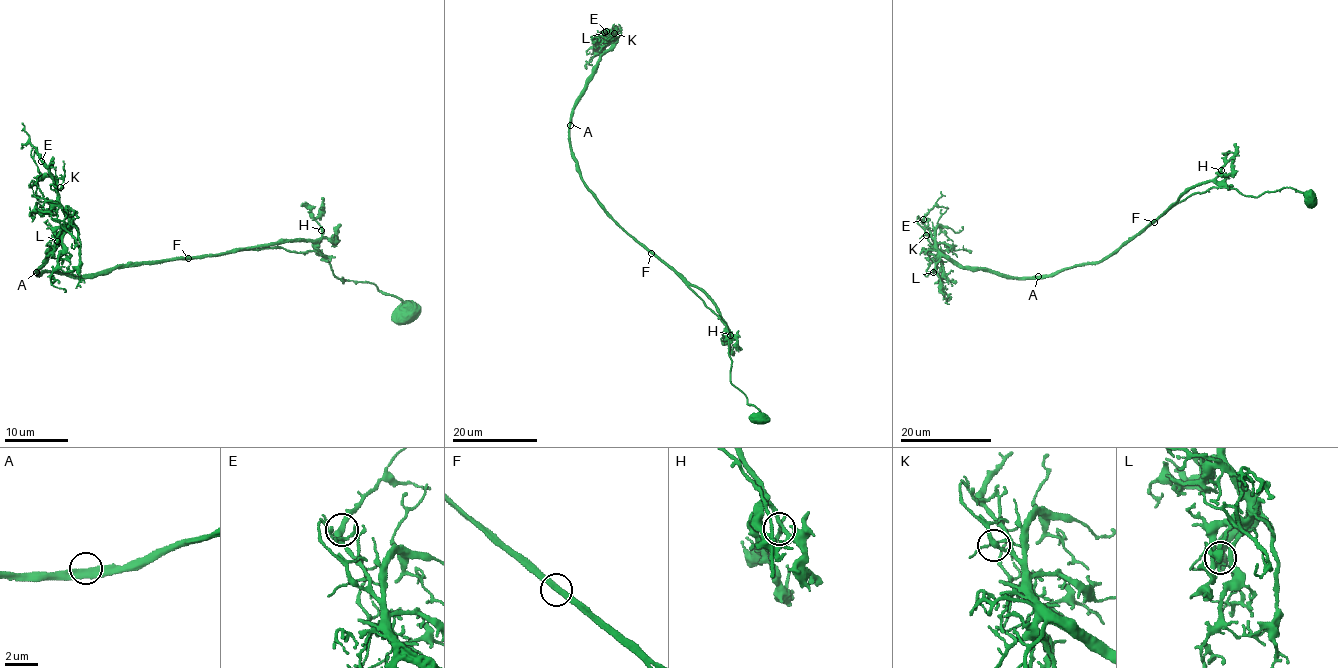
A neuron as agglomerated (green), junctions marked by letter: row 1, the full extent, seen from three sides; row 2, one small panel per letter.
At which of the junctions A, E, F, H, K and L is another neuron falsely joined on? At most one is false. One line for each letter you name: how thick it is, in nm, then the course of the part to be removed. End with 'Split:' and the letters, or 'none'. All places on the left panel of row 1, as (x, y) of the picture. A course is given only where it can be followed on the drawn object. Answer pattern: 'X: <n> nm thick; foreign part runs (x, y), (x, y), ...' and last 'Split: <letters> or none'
Split: none

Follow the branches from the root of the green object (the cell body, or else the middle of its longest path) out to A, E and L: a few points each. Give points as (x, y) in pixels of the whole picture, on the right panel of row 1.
A: (1309, 198), (1287, 187), (1257, 197), (1225, 187), (1193, 193), (1110, 256), (1038, 276)
E: (1309, 198), (1287, 187), (1257, 197), (1225, 187), (1193, 193), (1110, 256), (1033, 277), (957, 266), (923, 219)
L: (1309, 198), (1287, 187), (1252, 197), (1213, 187), (1098, 261), (1023, 277), (940, 256), (933, 272)

